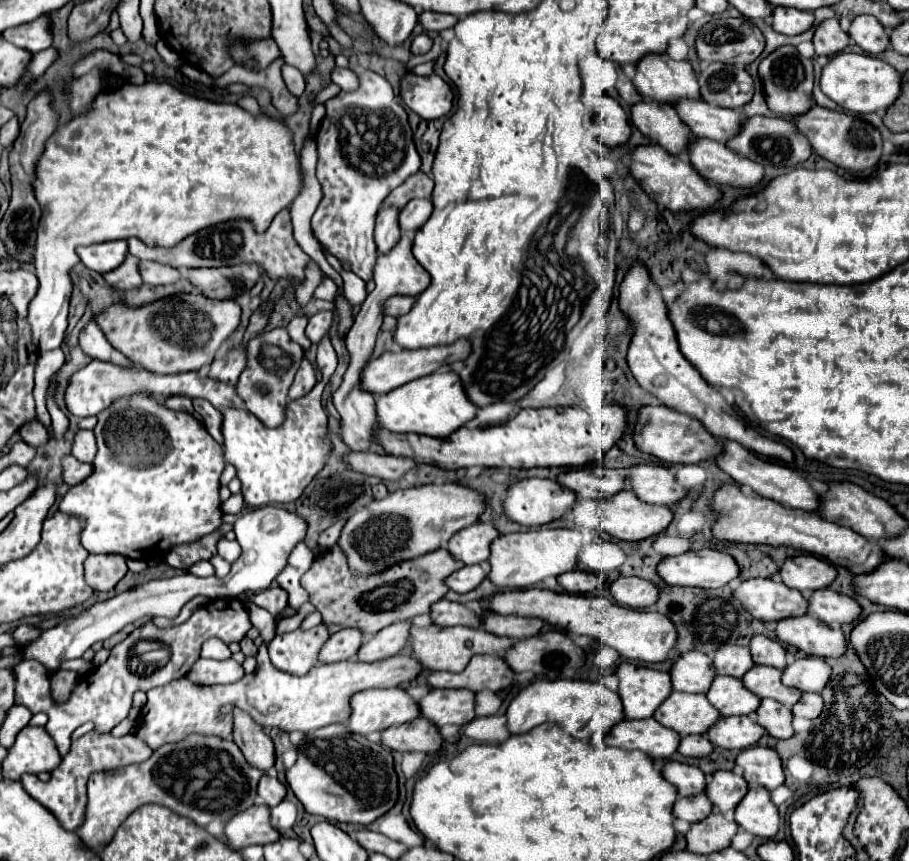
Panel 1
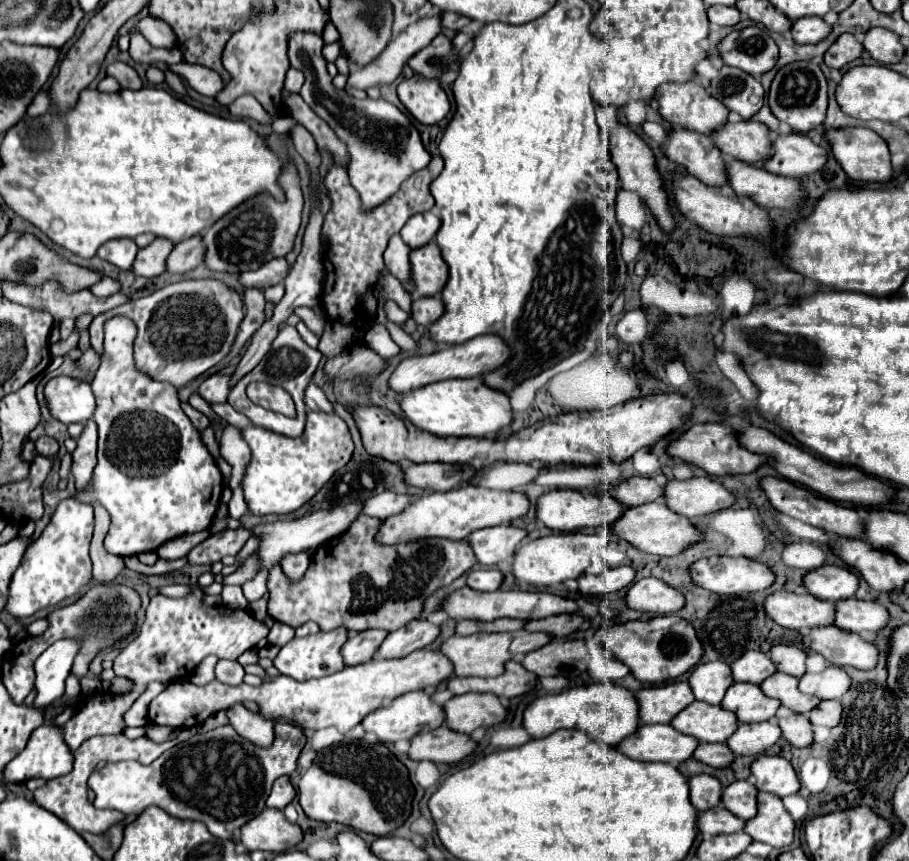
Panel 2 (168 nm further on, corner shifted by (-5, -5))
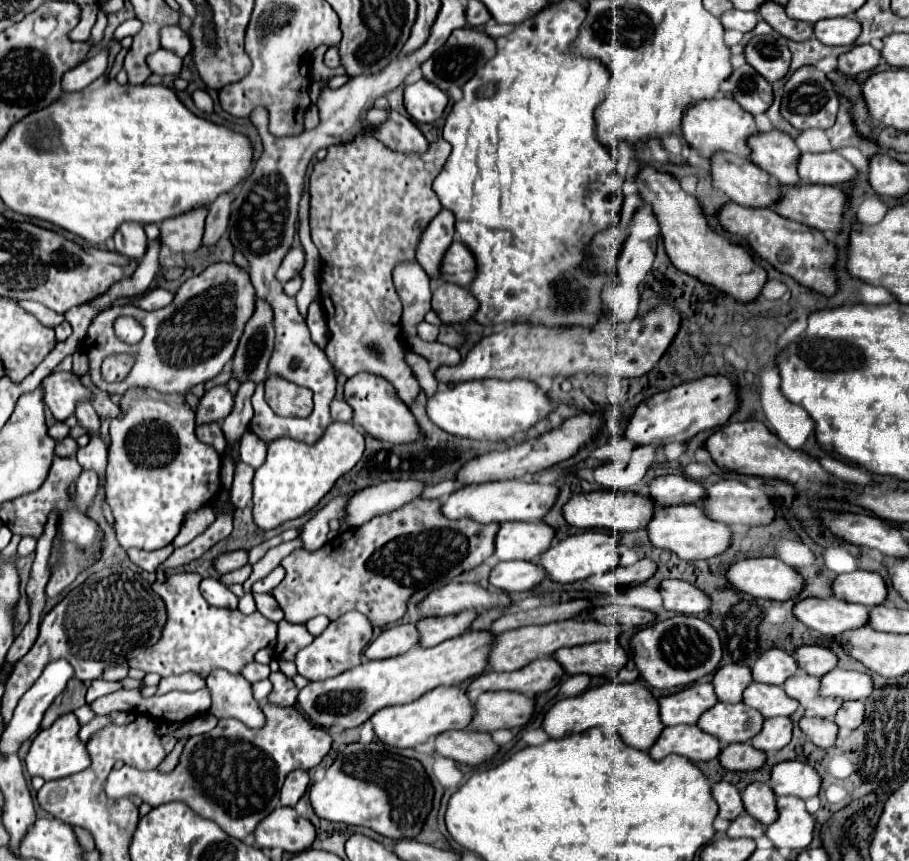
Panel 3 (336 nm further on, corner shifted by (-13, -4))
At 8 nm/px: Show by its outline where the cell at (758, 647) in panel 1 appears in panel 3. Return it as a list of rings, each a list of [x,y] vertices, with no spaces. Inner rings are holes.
[[[802,646],[800,650],[796,650],[796,662],[800,670],[822,678],[824,674],[836,668],[838,656],[824,646]]]

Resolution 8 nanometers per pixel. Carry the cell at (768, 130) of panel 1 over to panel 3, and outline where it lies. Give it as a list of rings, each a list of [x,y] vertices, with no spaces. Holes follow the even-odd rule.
[[[836,150],[810,154],[804,152],[798,160],[798,174],[806,184],[846,184],[858,176],[858,170]]]

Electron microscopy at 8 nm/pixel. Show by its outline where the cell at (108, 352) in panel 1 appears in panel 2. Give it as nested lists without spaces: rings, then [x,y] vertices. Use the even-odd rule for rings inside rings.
[[[112,317],[104,325],[104,351],[92,381],[96,399],[100,399],[94,421],[98,425],[98,465],[88,487],[76,491],[74,499],[86,505],[100,503],[110,513],[110,529],[104,537],[104,549],[118,557],[156,551],[180,535],[206,531],[214,521],[222,495],[222,473],[208,453],[198,429],[180,409],[176,387],[142,373],[134,365],[132,345],[136,325],[124,317]]]

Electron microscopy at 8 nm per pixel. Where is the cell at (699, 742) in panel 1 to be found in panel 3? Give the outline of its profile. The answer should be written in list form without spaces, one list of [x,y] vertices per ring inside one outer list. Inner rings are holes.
[[[730,744],[720,752],[720,762],[726,770],[734,772],[760,770],[766,762],[766,752],[756,750],[750,744]]]

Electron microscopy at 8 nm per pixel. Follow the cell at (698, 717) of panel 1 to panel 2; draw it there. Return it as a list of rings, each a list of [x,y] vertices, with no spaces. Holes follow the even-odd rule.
[[[694,701],[682,709],[670,725],[684,735],[696,737],[700,743],[722,743],[736,731],[738,719],[720,705]]]

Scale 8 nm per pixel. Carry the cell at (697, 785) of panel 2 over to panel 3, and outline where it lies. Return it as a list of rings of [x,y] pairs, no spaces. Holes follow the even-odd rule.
[[[718,782],[712,786],[712,796],[716,798],[718,806],[720,806],[720,818],[726,820],[734,820],[736,816],[740,816],[744,812],[744,804],[740,798],[740,792],[736,786],[732,786],[730,782]]]

